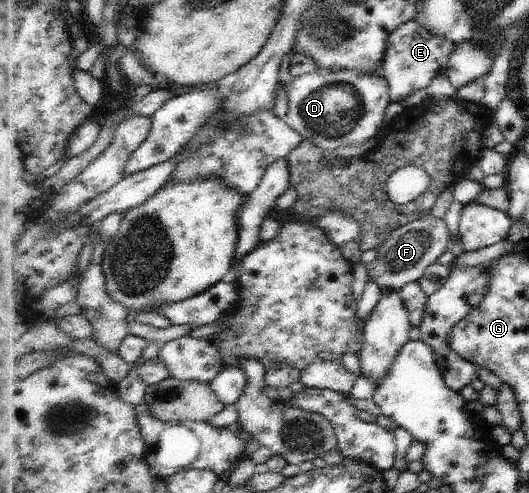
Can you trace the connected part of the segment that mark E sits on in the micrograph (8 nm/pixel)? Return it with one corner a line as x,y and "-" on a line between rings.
419,17
401,25
389,39
388,54
381,65
381,73
389,79
393,102
403,104
405,99
415,95
421,89
427,89
433,79
447,72
449,57
455,49
453,41
445,36
437,35
428,26
421,23

